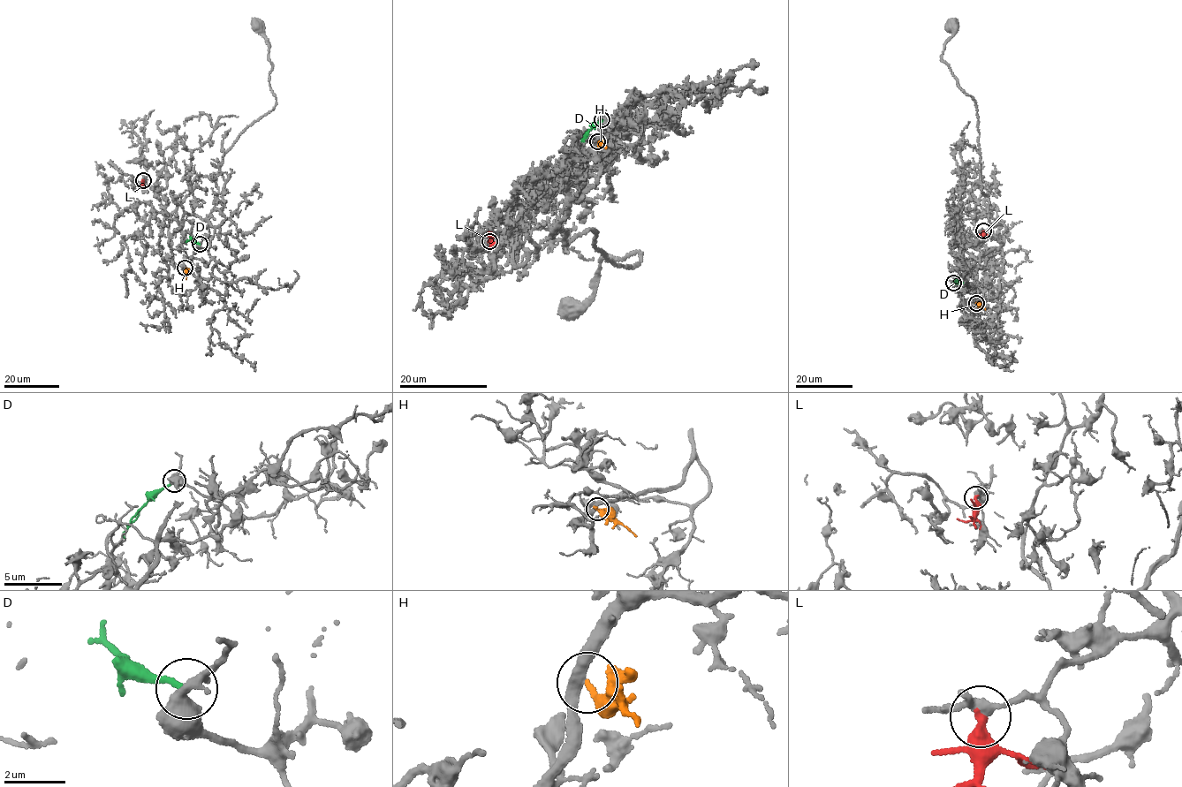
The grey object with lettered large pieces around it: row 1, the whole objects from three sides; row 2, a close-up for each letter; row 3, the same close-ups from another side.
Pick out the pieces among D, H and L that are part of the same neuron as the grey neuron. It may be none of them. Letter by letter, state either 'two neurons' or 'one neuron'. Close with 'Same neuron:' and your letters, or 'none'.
D: two neurons
H: one neuron
L: two neurons
Same neuron: H

